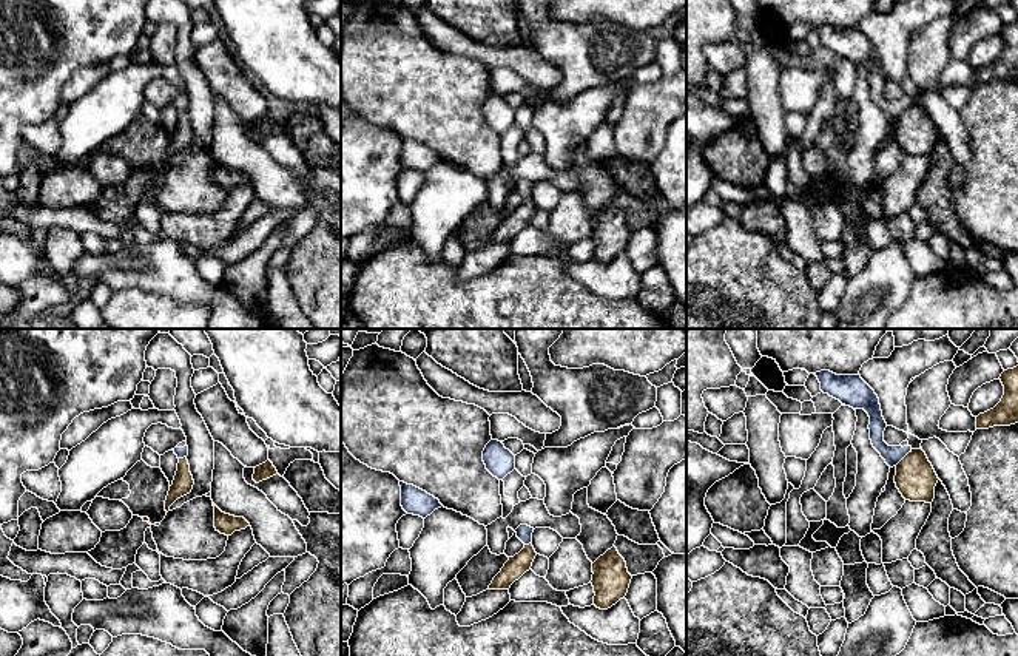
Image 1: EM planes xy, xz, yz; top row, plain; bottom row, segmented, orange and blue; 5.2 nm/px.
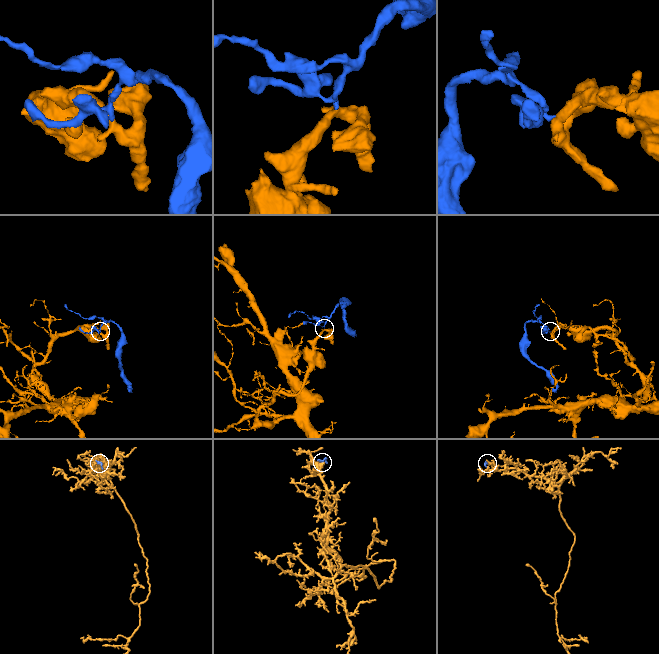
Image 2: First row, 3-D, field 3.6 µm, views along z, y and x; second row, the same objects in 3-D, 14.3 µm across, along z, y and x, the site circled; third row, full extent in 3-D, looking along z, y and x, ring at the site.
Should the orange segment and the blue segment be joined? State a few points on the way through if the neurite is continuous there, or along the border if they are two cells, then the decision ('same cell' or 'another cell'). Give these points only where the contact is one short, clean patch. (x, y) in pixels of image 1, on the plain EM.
along yz (912, 104), (895, 119) | another cell

